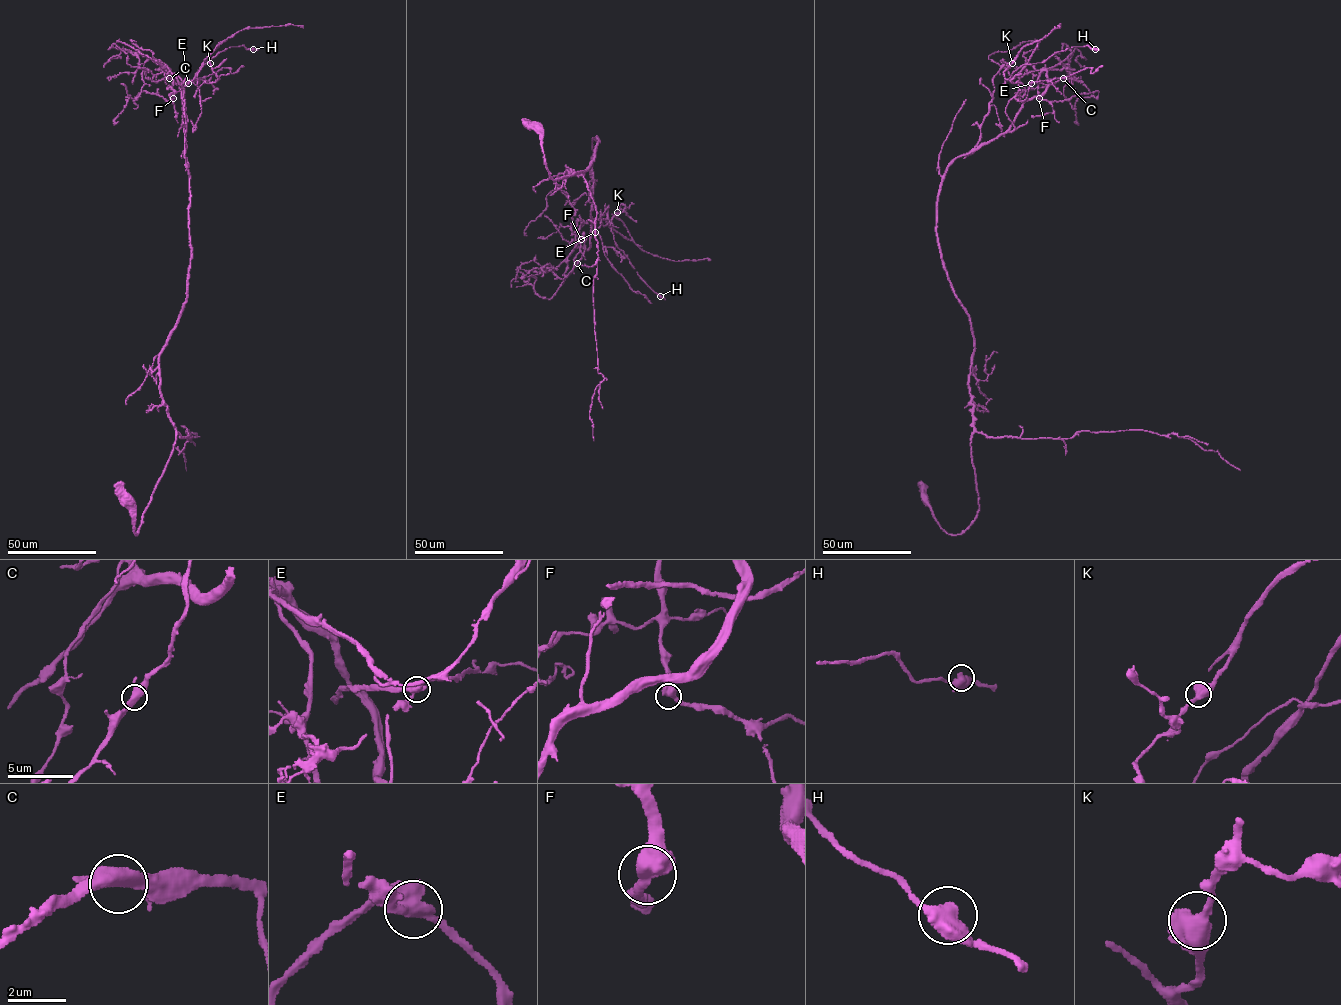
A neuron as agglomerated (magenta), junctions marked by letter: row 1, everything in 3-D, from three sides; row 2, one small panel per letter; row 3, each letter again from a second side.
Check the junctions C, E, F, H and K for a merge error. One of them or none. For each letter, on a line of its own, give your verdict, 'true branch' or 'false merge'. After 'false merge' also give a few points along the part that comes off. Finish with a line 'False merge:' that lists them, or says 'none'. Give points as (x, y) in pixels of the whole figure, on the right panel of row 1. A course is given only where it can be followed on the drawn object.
C: true branch
E: false merge; course (1031, 83), (1051, 85), (1062, 78), (1079, 81), (1072, 77), (1067, 67), (1055, 56)
F: true branch
H: true branch
K: true branch
False merge: E

